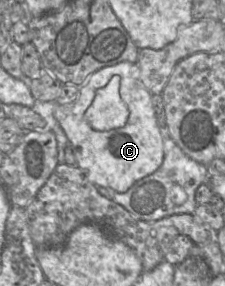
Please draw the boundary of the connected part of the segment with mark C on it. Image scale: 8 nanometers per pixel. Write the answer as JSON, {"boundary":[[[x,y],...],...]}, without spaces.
{"boundary":[[[125,61],[93,73],[79,87],[79,95],[73,102],[69,104],[56,102],[54,105],[54,117],[73,146],[76,166],[85,172],[88,180],[96,187],[108,187],[124,193],[134,183],[154,173],[162,165],[164,141],[151,98],[152,94],[140,80],[138,65]]]}

